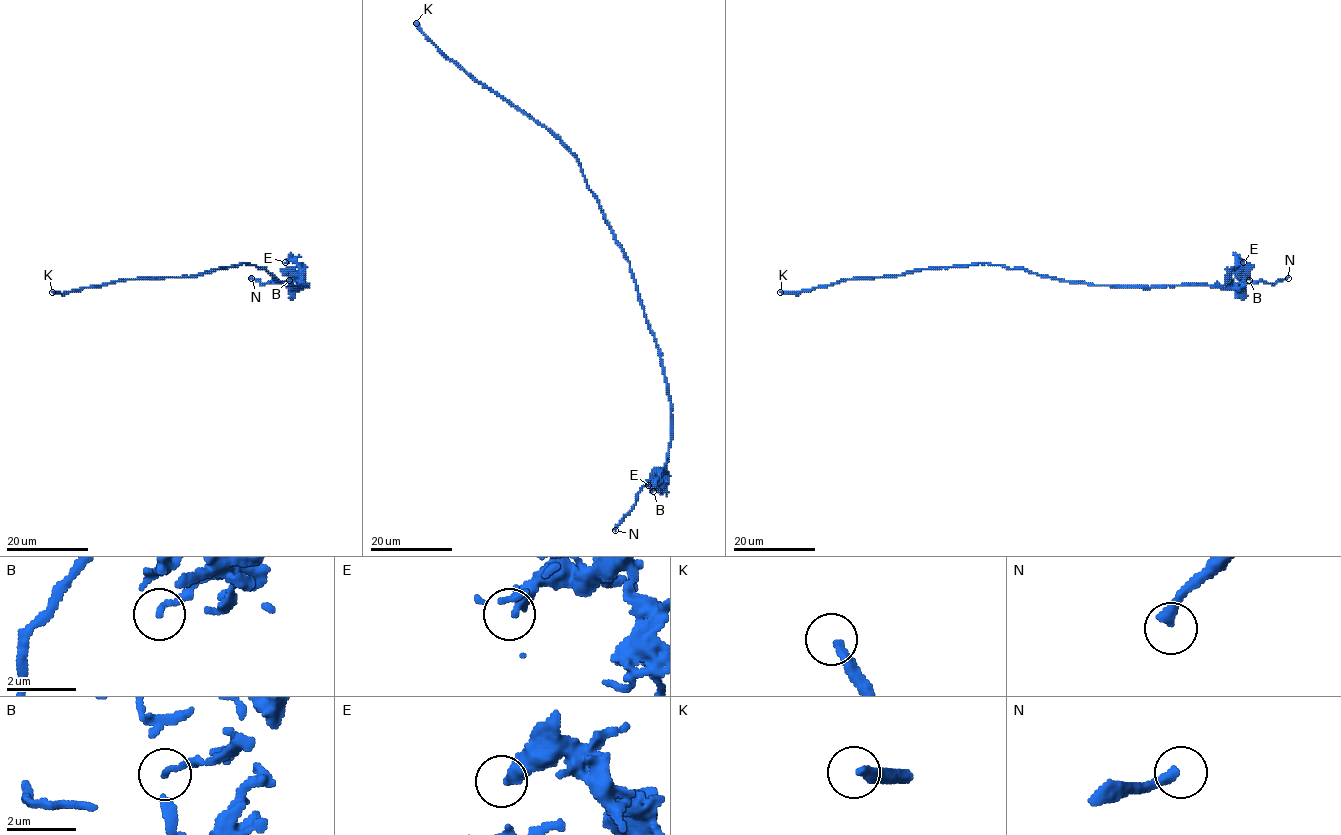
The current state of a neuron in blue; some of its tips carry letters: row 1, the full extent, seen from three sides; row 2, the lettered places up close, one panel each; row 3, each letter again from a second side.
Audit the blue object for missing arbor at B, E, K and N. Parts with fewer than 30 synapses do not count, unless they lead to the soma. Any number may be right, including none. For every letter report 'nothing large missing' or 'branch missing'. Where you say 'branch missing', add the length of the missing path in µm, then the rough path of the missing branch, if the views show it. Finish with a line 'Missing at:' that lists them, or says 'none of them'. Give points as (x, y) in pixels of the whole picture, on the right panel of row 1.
B: nothing large missing
E: nothing large missing
K: nothing large missing
N: branch missing; missing 15 µm; course (1288, 278), (1294, 277), (1293, 307), (1298, 312)
Missing at: N

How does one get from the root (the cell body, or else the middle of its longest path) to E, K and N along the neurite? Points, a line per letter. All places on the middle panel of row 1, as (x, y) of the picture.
E: (623, 248), (659, 351), (671, 405), (671, 443), (664, 466), (666, 474), (648, 485)
K: (623, 248), (616, 240), (597, 197), (587, 185), (577, 158), (547, 129), (476, 82), (450, 61), (416, 23)
N: (623, 248), (659, 351), (671, 405), (671, 443), (666, 465), (637, 494), (636, 504), (615, 530)

